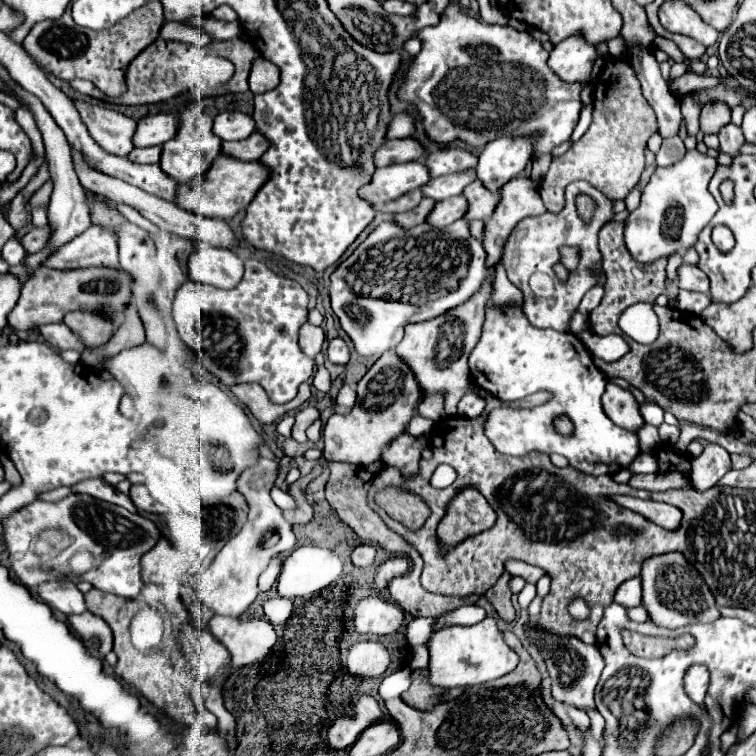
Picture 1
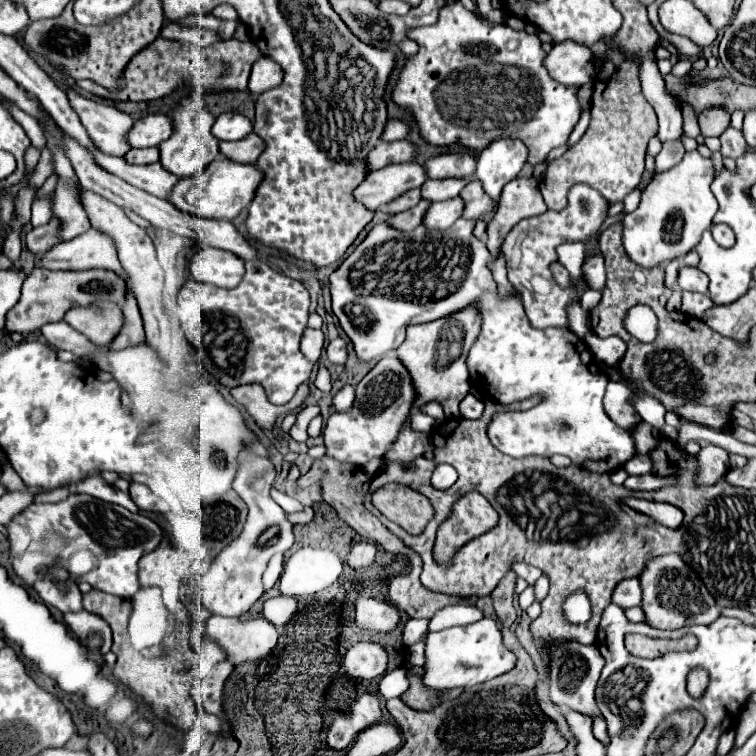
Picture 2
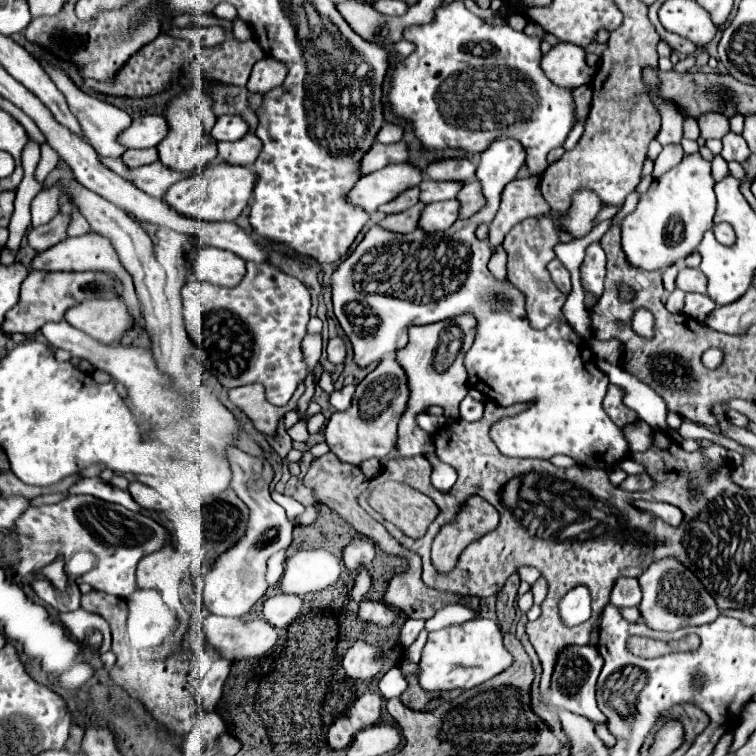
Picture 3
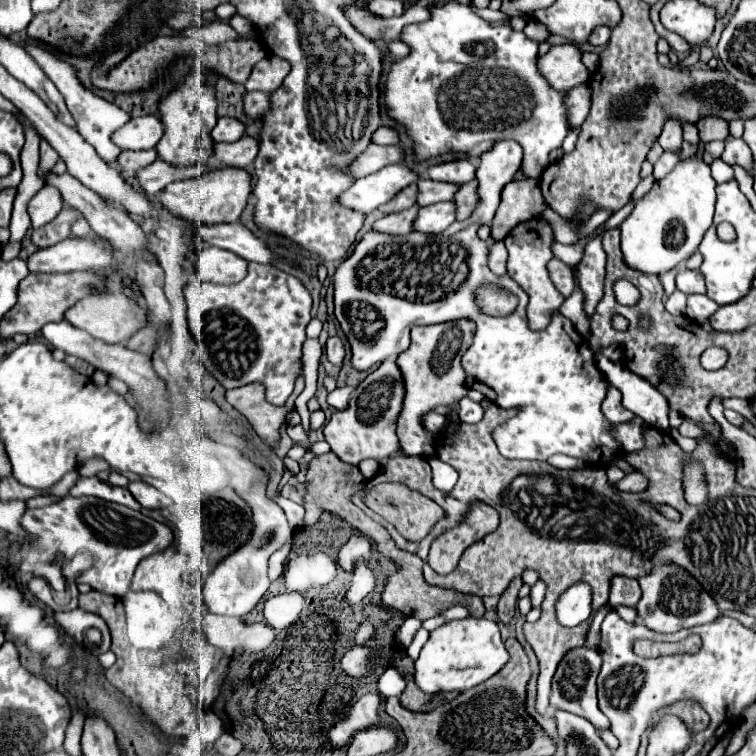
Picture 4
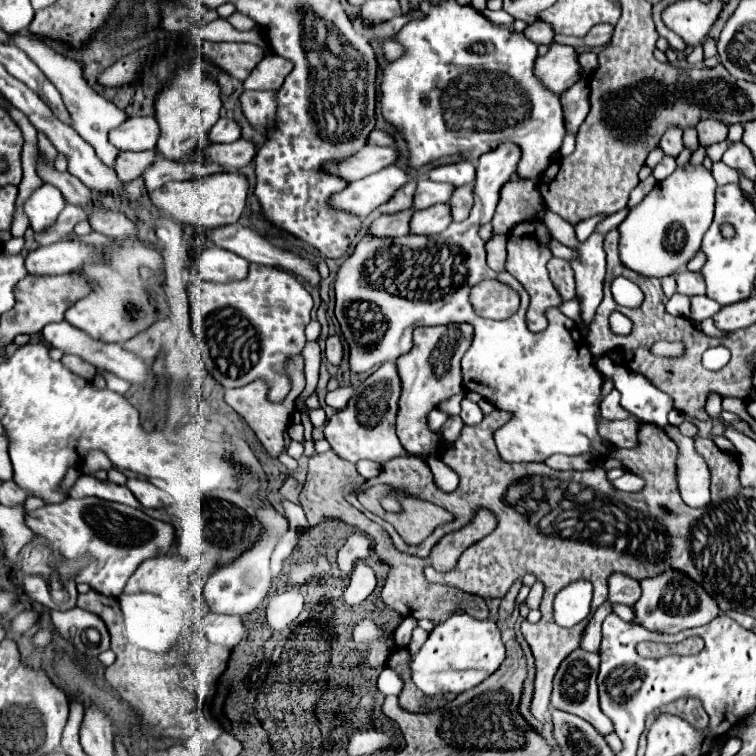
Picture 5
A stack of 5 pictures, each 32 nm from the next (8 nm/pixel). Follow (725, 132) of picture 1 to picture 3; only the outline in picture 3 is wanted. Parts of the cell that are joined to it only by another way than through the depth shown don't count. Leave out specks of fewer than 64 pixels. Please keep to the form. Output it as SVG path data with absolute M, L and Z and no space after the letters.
M728 132L724 138L722 138L722 142L724 142L724 150L722 150L722 158L726 160L726 162L740 162L740 164L744 164L744 160L748 160L748 156L750 156L750 148L748 148L748 144L746 144L746 140L742 138L742 136L738 136L738 134L734 134L734 132Z

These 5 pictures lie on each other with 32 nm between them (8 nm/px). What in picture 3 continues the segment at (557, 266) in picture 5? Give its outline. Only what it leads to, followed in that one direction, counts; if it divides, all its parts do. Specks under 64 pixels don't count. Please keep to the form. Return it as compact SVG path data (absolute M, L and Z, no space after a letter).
M554 260L554 264L548 264L548 270L550 270L550 276L552 276L554 284L560 288L560 292L570 294L572 284L570 284L570 272L566 270L566 266L562 262Z

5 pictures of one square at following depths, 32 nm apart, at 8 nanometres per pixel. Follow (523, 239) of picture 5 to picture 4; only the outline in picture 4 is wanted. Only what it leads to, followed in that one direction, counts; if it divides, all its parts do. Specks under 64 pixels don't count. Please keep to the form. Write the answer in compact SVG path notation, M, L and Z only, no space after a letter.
M532 218L522 224L518 224L508 236L506 236L506 248L508 248L508 274L522 286L522 290L530 296L528 302L528 324L532 330L544 330L550 324L550 312L558 310L564 302L564 296L554 288L552 280L548 278L546 264L552 258L552 242L554 234L546 220Z

